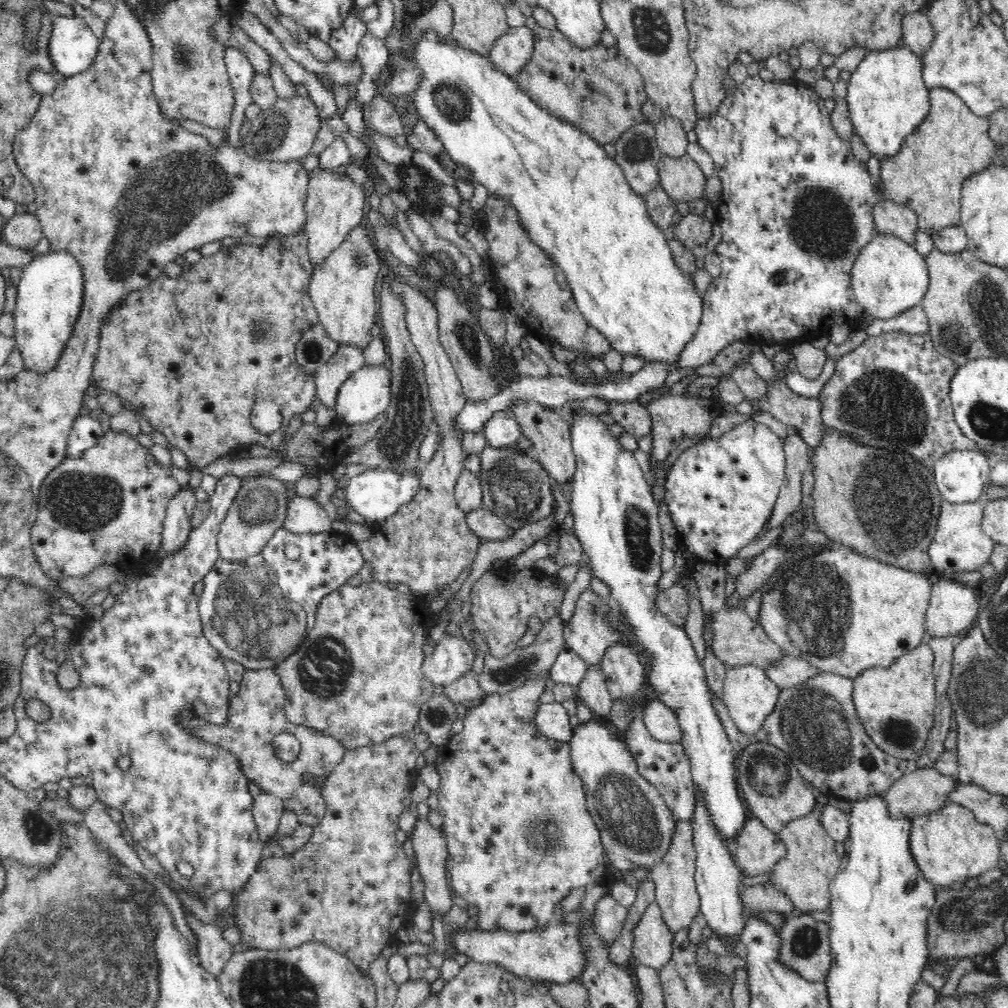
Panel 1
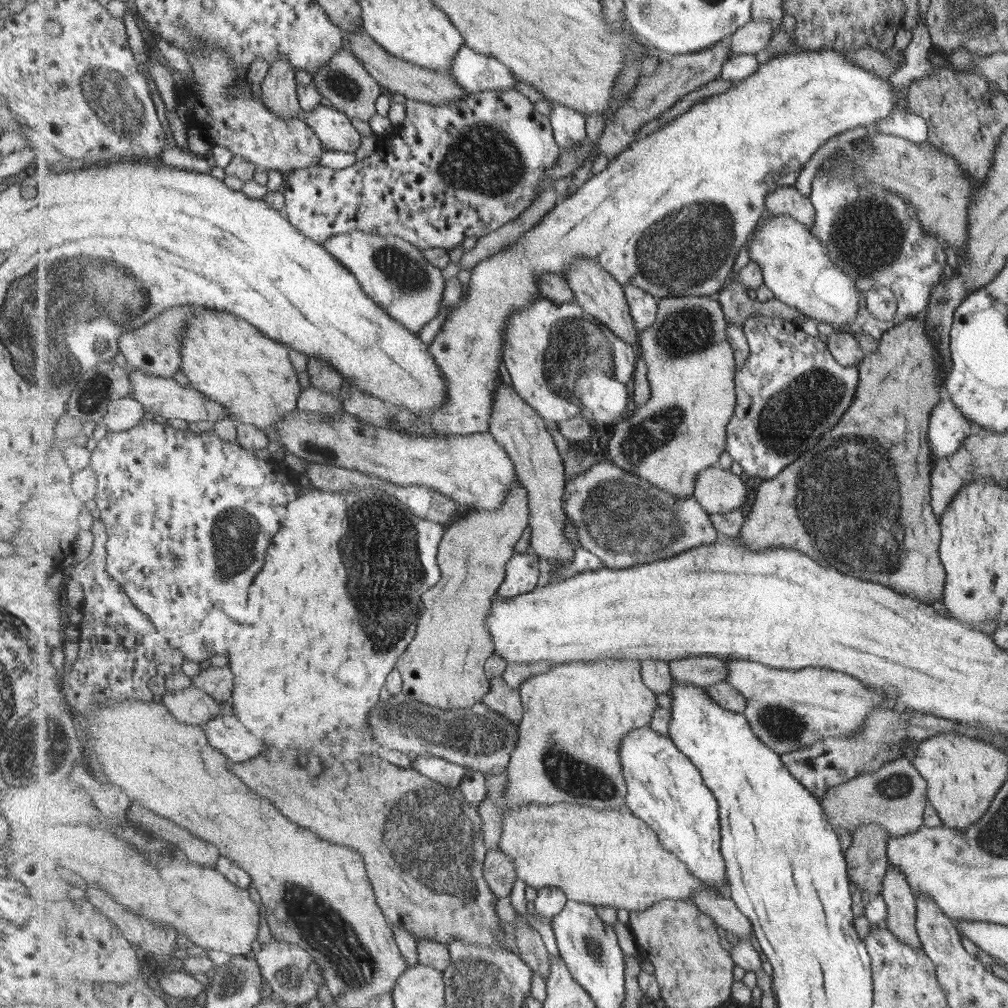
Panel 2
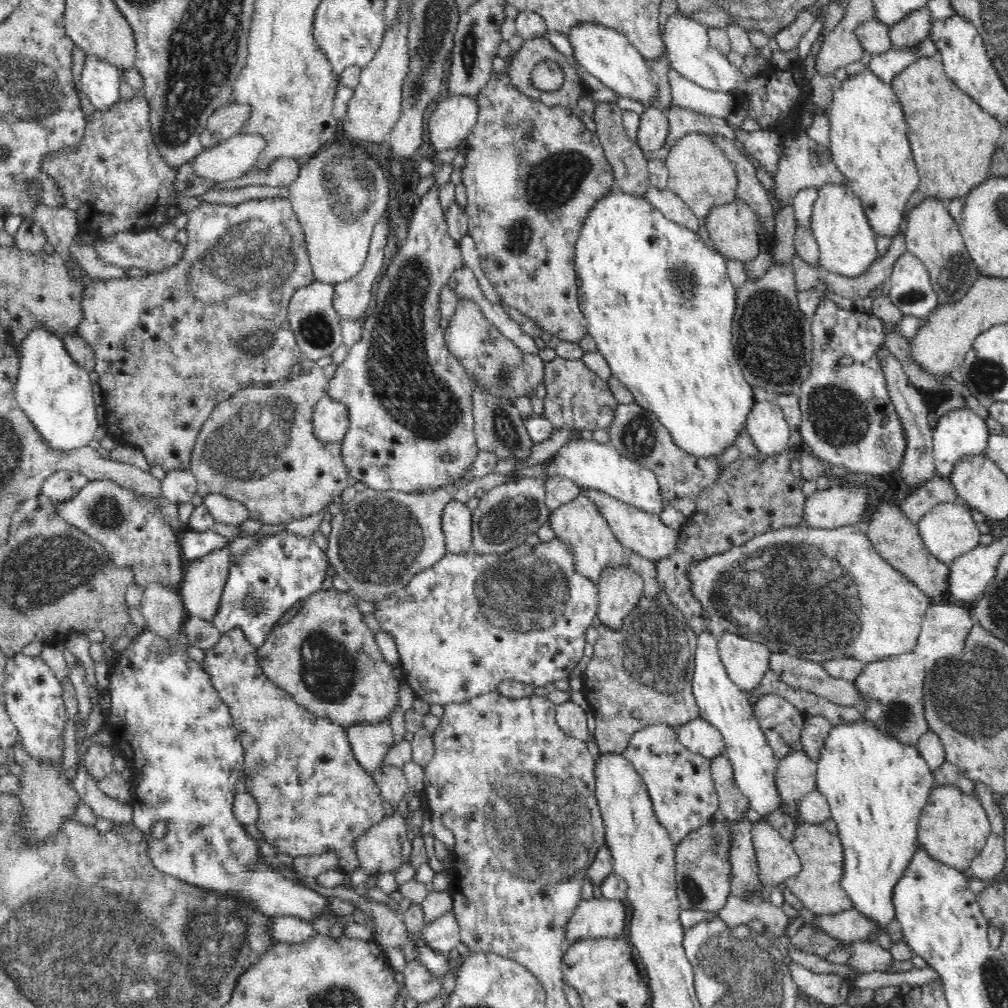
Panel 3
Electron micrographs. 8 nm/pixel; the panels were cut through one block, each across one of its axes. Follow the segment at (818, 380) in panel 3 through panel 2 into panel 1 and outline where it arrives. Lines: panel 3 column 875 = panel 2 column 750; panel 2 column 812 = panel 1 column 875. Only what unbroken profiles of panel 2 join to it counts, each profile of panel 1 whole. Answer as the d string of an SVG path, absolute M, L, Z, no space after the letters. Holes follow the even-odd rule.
M888 331L868 335L859 345L839 356L834 373L818 392L816 398L820 403L822 425L825 430L838 433L861 446L906 452L916 463L928 469L932 469L934 464L951 450L970 450L986 457L996 456L995 452L981 451L978 443L965 436L956 423L950 384L958 367L958 363L936 350L929 333Z

